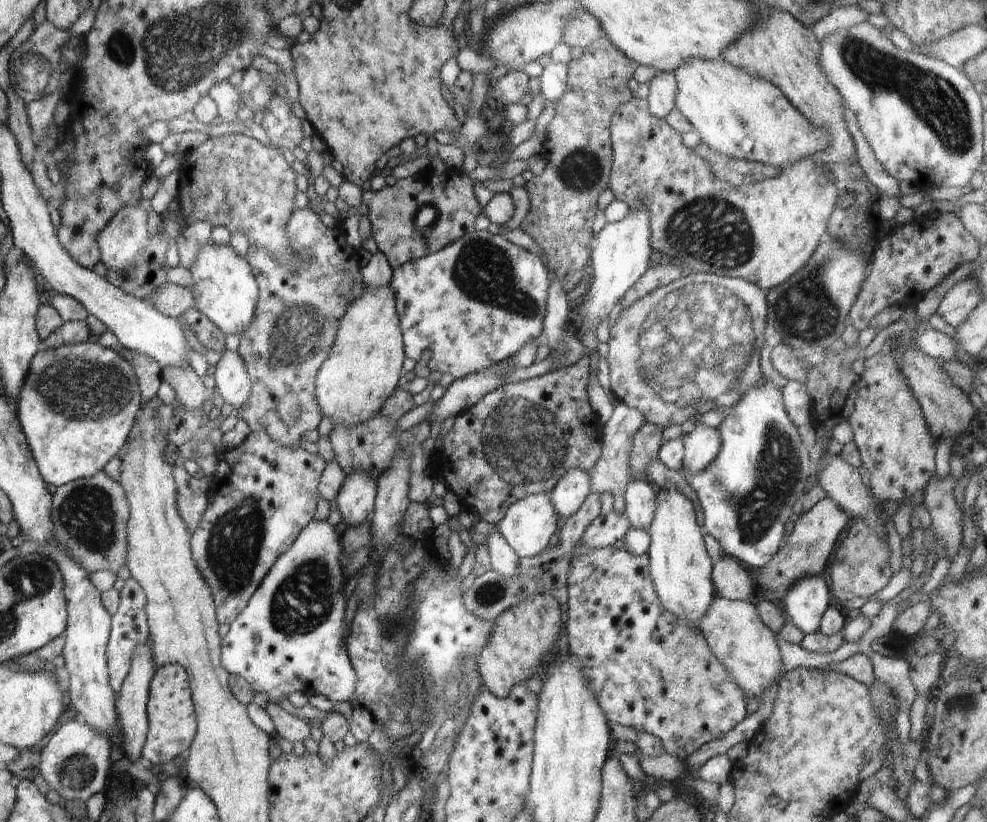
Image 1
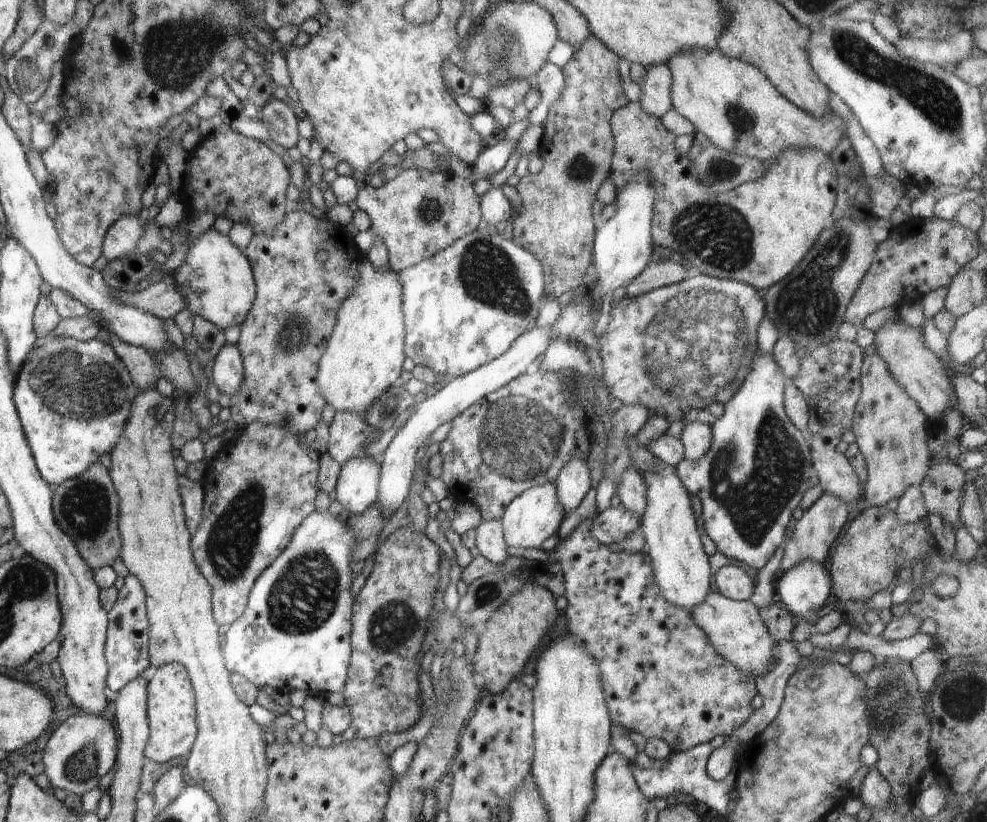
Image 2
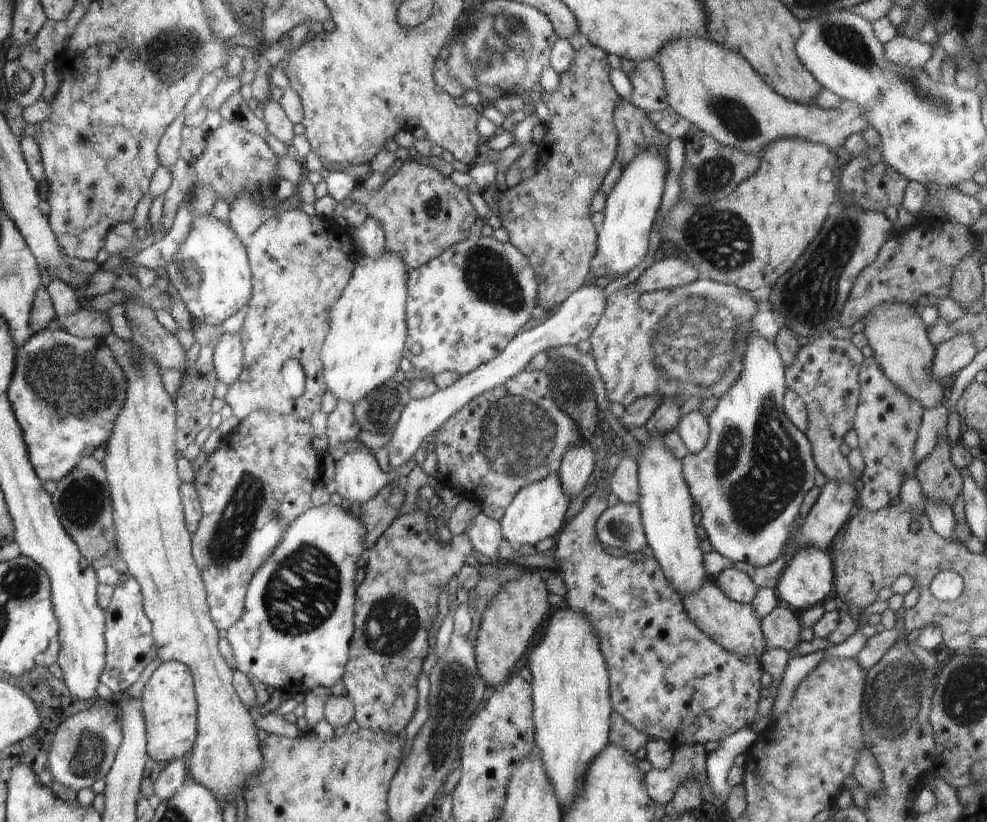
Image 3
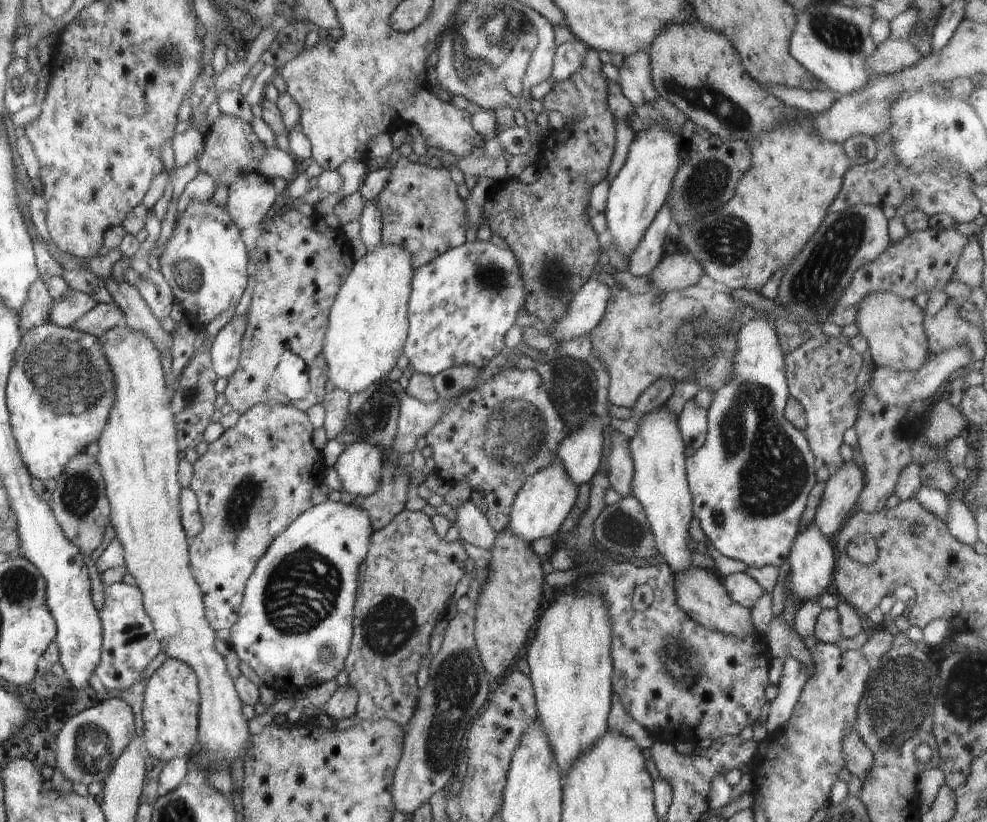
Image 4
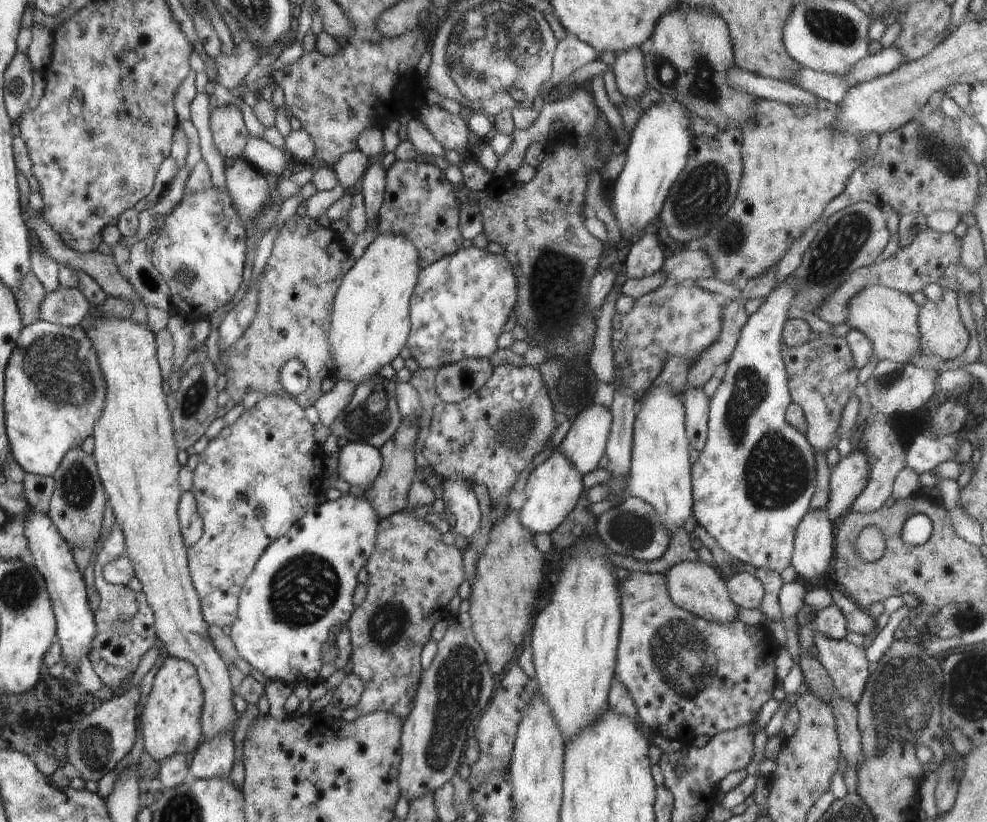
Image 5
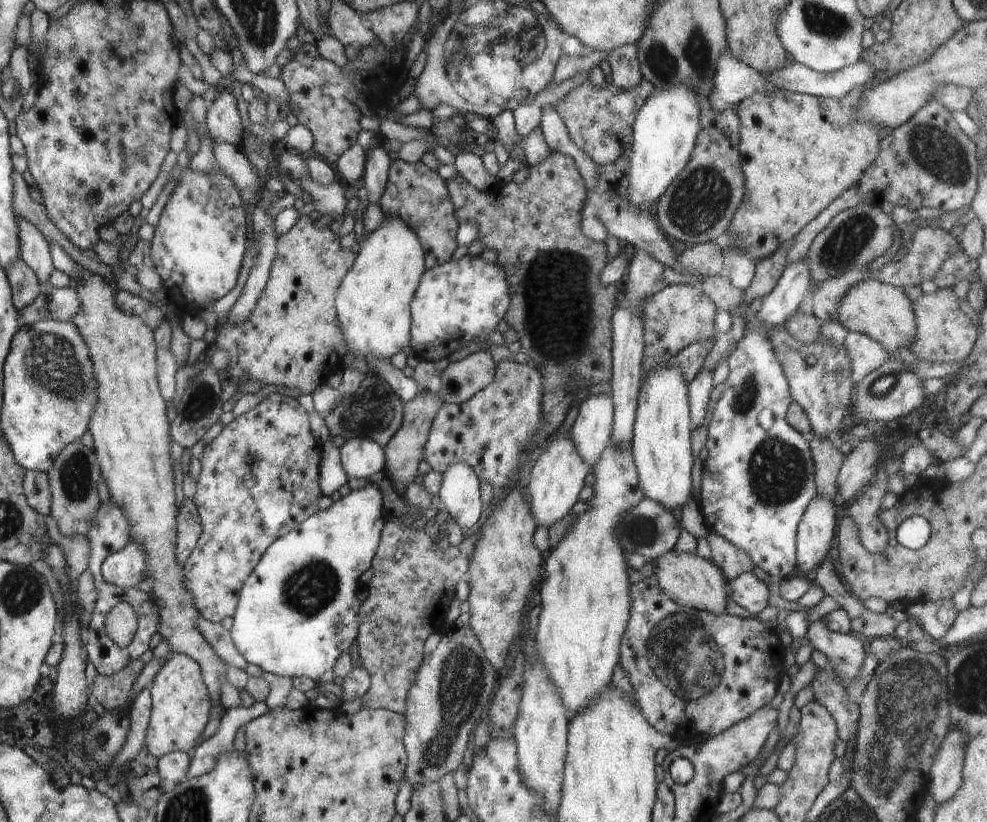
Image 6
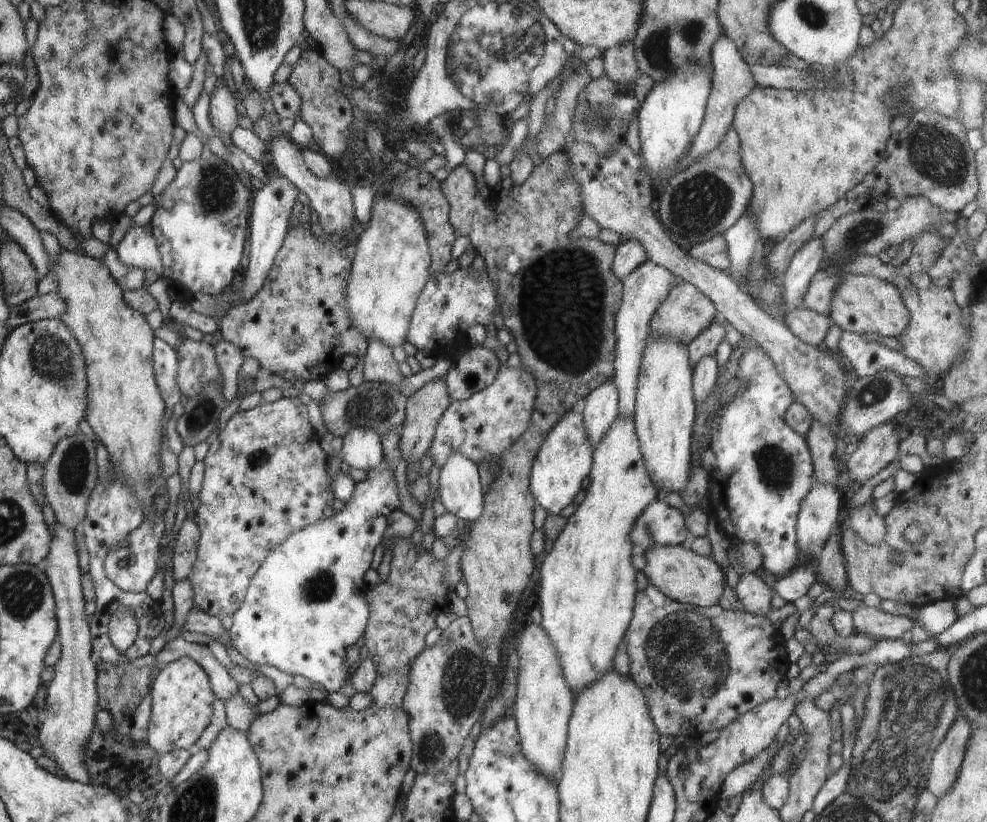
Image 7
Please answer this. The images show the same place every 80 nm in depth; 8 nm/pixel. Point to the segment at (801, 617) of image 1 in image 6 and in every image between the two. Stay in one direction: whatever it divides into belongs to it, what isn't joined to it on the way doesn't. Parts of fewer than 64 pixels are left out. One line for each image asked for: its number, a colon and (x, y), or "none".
2: (803, 589)
3: (808, 578)
4: (811, 558)
5: (813, 549)
6: (817, 527)

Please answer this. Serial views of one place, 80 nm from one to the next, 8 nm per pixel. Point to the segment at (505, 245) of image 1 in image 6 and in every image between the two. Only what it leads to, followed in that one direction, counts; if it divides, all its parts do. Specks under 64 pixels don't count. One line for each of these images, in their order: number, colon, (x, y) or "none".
2: (463, 307)
3: (463, 307)
4: (462, 303)
5: (458, 308)
6: (456, 303)

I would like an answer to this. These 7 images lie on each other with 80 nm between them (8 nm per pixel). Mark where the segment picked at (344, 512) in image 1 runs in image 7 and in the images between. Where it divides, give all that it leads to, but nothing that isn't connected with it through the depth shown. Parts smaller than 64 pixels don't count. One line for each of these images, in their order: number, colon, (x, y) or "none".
2: (357, 487)
3: (358, 476)
4: (359, 466)
5: (359, 463)
6: (363, 458)
7: (362, 449)

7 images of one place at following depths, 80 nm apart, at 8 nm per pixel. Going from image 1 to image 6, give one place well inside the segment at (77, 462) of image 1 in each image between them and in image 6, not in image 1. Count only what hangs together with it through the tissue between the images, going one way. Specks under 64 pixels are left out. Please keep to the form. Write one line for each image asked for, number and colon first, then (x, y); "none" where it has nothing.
2: (74, 397)
3: (69, 390)
4: (56, 365)
5: (55, 391)
6: (50, 392)

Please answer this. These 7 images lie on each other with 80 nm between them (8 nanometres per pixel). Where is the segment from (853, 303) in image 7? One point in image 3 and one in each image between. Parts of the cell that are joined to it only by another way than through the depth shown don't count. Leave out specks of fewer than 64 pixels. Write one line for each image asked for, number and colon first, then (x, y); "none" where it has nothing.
3: (896, 333)
4: (893, 326)
5: (888, 318)
6: (882, 311)

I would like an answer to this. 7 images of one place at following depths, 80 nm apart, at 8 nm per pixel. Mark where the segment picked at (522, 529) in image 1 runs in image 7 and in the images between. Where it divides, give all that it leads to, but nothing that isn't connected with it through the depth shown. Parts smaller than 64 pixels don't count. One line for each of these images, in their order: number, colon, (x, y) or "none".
2: (534, 515)
3: (538, 511)
4: (543, 502)
5: (554, 489)
6: (556, 479)
7: (565, 460)

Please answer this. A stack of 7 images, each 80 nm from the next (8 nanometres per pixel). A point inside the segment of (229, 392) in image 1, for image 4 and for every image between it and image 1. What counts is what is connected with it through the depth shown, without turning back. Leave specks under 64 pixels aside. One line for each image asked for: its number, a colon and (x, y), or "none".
2: (228, 372)
3: (228, 355)
4: (225, 351)

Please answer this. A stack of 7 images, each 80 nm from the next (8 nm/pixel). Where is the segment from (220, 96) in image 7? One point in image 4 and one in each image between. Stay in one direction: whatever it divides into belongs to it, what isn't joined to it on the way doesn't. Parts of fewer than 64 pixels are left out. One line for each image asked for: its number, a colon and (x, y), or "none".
4: (231, 149)
5: (230, 135)
6: (222, 119)

